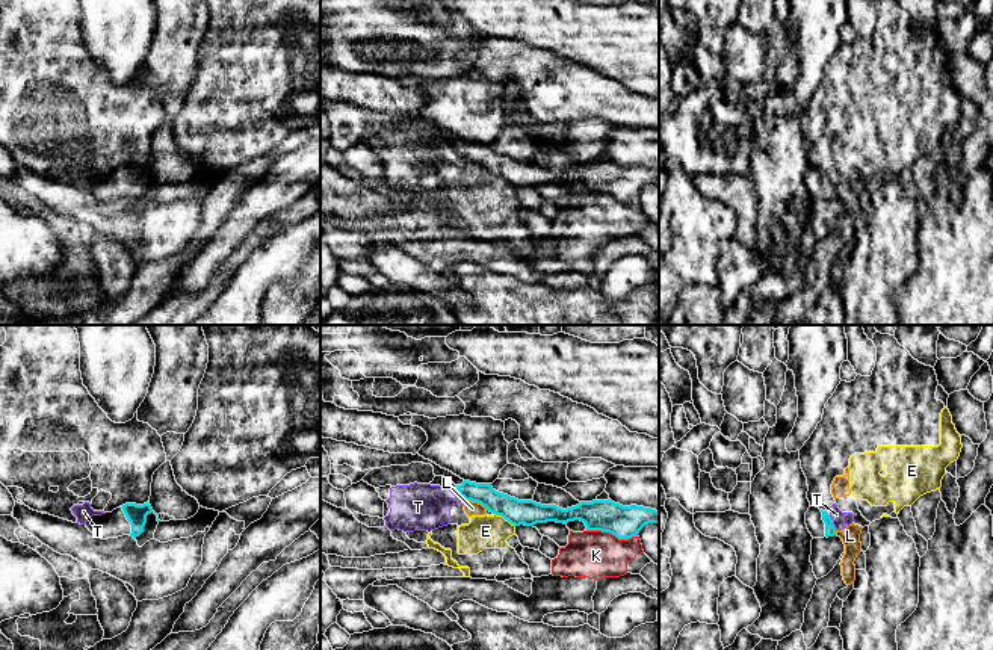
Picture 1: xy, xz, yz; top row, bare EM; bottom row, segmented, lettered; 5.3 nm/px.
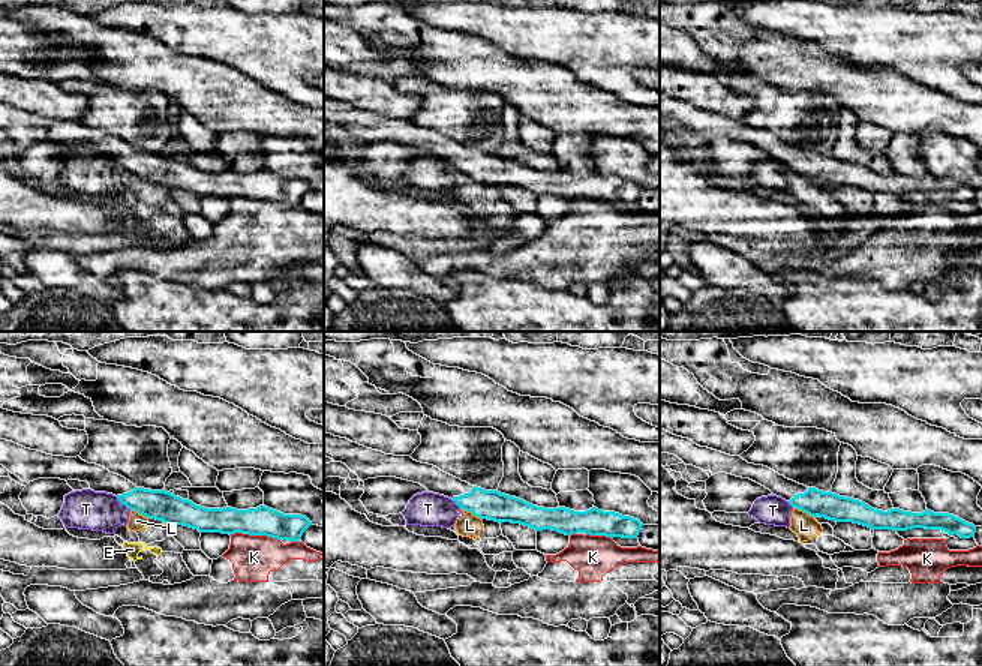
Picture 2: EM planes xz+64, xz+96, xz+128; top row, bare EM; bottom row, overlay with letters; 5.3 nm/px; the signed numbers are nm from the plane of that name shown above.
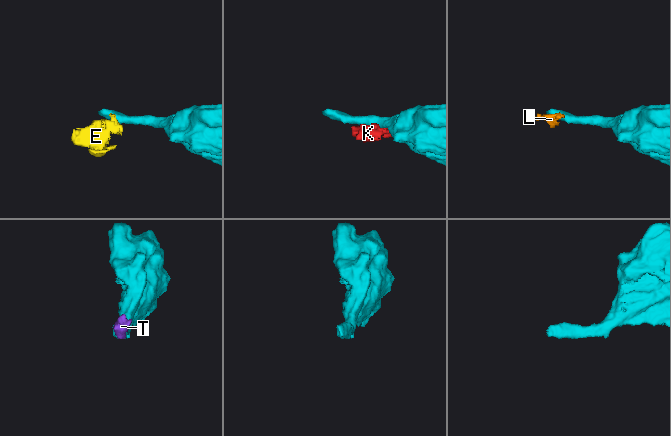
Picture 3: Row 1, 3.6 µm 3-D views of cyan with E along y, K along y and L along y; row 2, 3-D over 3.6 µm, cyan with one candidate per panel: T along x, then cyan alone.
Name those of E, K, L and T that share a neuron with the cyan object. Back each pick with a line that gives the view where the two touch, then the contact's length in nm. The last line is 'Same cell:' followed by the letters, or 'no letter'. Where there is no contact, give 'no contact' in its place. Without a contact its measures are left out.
Same cell: no letter

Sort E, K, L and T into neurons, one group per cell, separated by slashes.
E L T / K

